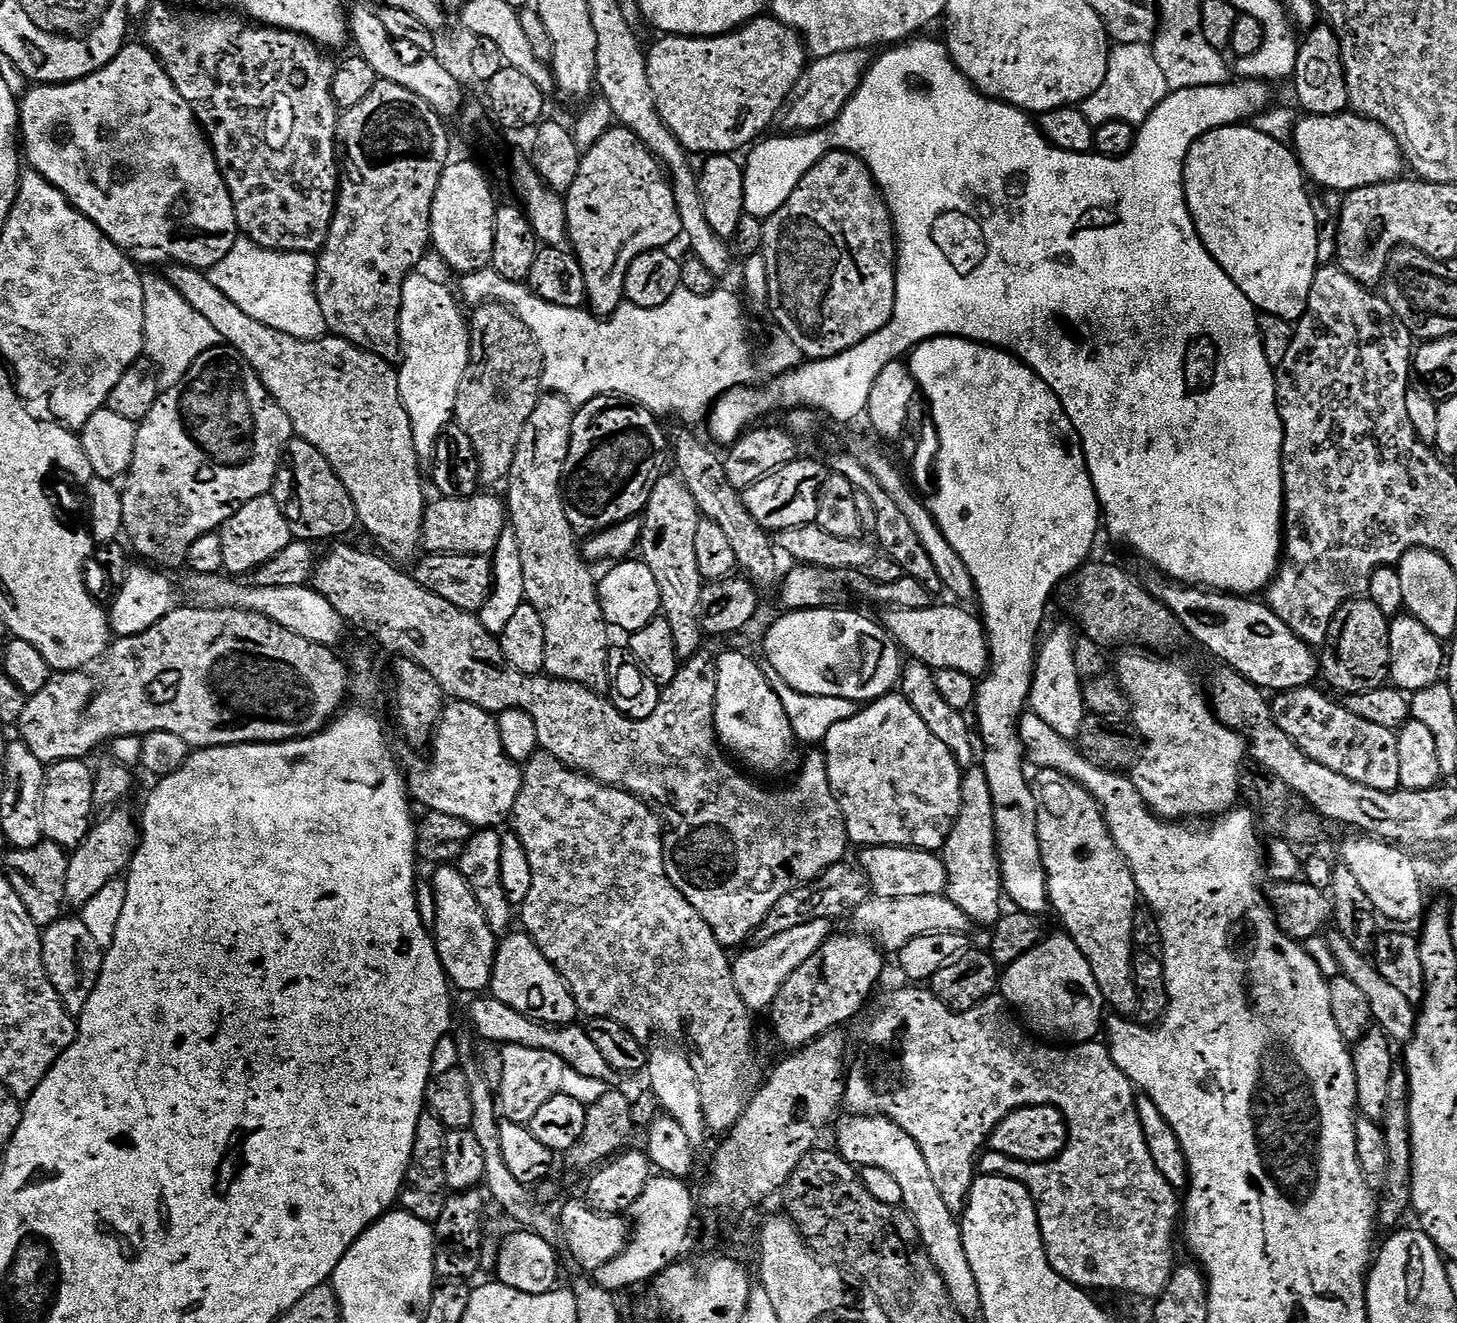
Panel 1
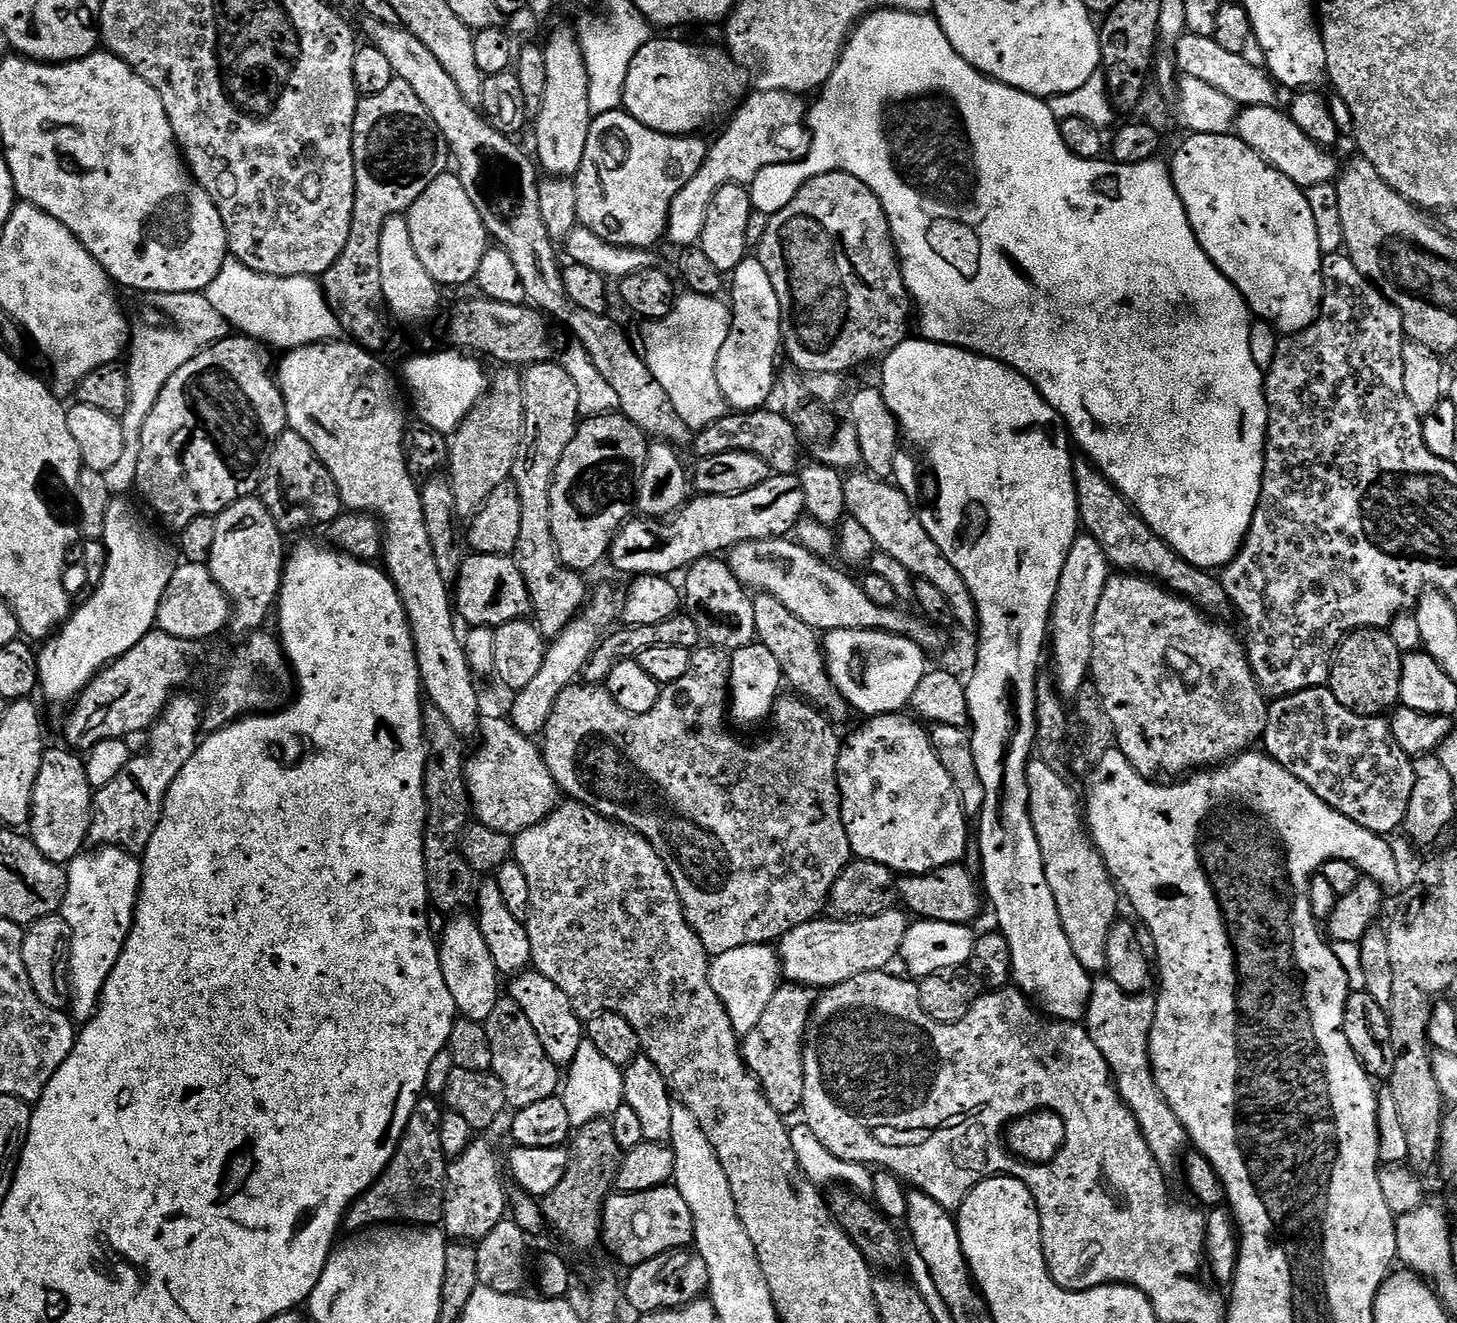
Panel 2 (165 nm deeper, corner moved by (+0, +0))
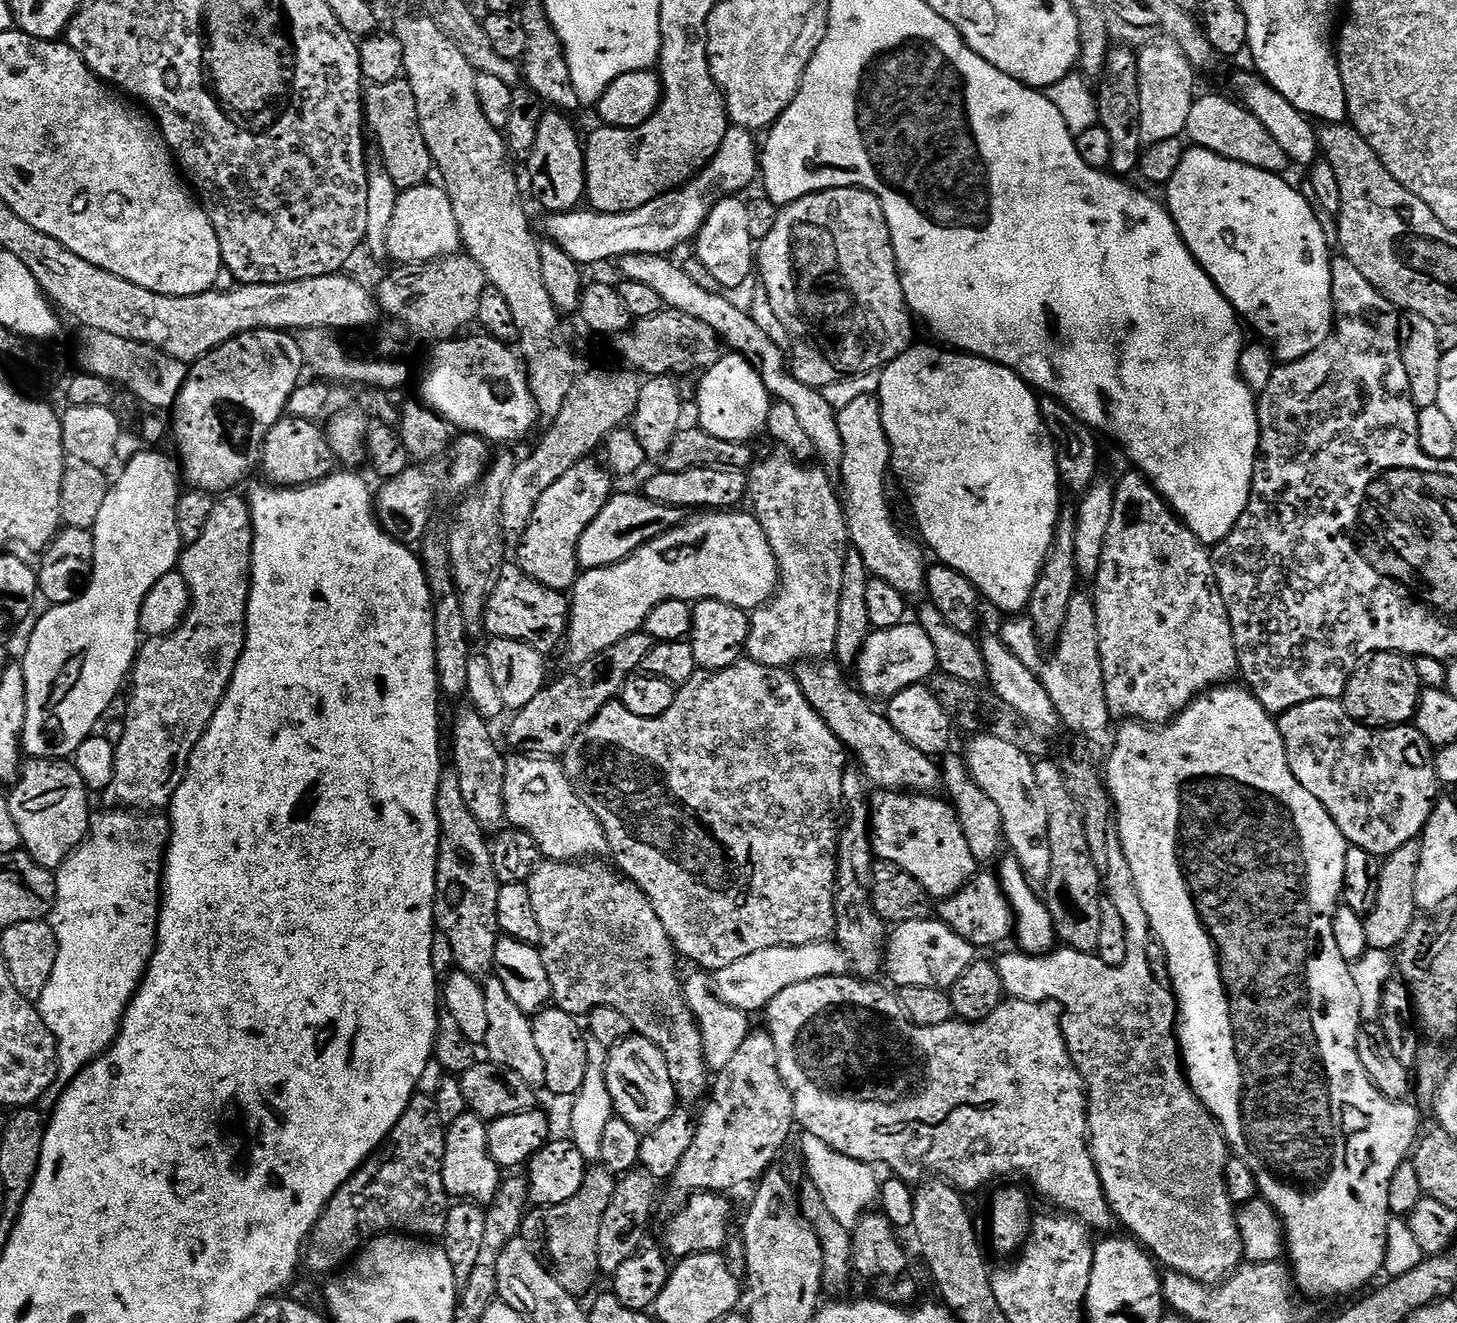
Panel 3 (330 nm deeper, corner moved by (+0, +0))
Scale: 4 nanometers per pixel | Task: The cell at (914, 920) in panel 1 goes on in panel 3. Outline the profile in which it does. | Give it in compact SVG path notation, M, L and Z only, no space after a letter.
M827 940L818 943L808 943L806 946L796 947L771 947L758 950L749 957L740 958L733 965L724 967L713 975L713 988L716 996L729 1008L736 1008L747 1014L754 1011L767 1009L769 1002L778 994L786 990L787 986L794 986L799 982L813 981L815 978L834 977L847 975L850 970L848 956L835 941Z

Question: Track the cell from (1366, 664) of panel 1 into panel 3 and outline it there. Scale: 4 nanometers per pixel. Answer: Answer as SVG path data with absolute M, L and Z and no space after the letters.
M1378 652L1369 656L1348 679L1342 697L1346 714L1369 728L1394 728L1398 724L1415 721L1422 691L1415 666L1415 659L1402 656L1399 652Z

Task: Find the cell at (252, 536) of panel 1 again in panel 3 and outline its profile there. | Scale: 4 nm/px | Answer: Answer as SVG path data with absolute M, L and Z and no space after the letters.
M228 494L223 498L217 499L214 510L210 513L210 519L206 521L206 526L202 529L202 535L198 538L198 542L187 545L180 553L178 570L186 582L188 595L192 597L192 605L188 607L184 621L173 632L168 633L167 636L154 636L145 639L140 645L140 651L136 653L136 663L133 664L130 673L132 693L128 696L128 709L125 710L124 714L122 713L125 733L122 736L122 740L116 745L114 778L110 782L106 793L106 799L112 803L109 805L119 806L124 810L135 810L140 814L156 814L171 805L178 786L183 782L184 776L188 772L188 763L192 757L192 752L196 749L196 744L204 736L205 730L210 726L210 722L214 718L214 714L218 710L218 706L222 702L230 682L234 678L234 670L238 666L238 658L244 649L246 618L248 617L248 595L252 585L252 511L248 509L248 503L245 499L240 497L239 500L238 497L232 495L236 494Z

